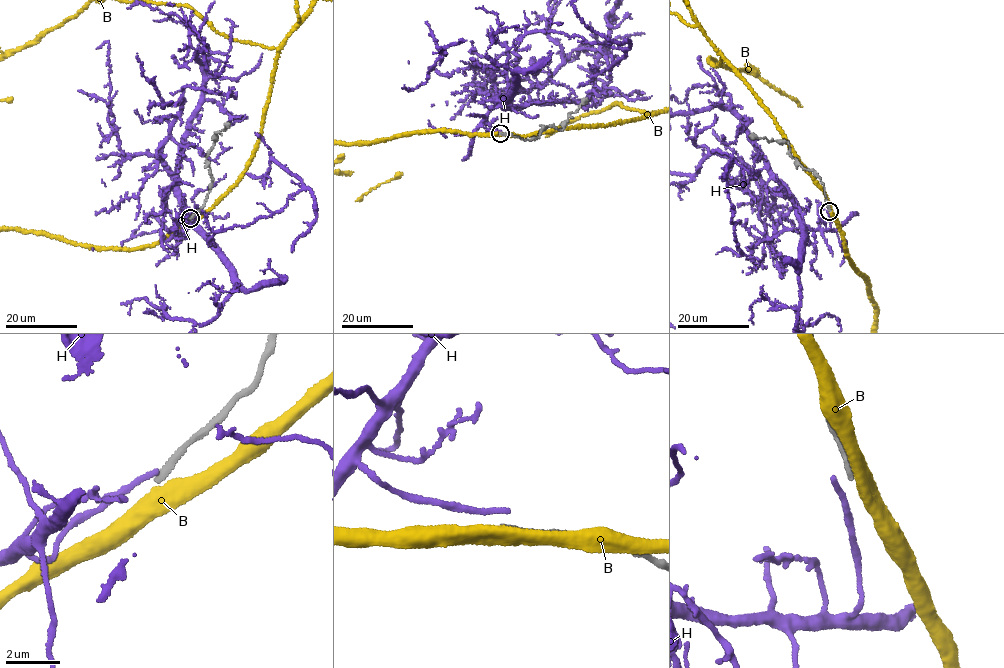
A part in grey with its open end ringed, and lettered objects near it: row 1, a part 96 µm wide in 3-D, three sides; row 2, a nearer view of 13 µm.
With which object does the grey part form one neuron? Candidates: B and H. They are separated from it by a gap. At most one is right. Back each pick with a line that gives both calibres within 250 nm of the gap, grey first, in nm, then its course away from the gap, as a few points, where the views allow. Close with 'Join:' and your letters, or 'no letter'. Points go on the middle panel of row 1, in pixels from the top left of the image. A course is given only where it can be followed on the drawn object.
Join: no letter

